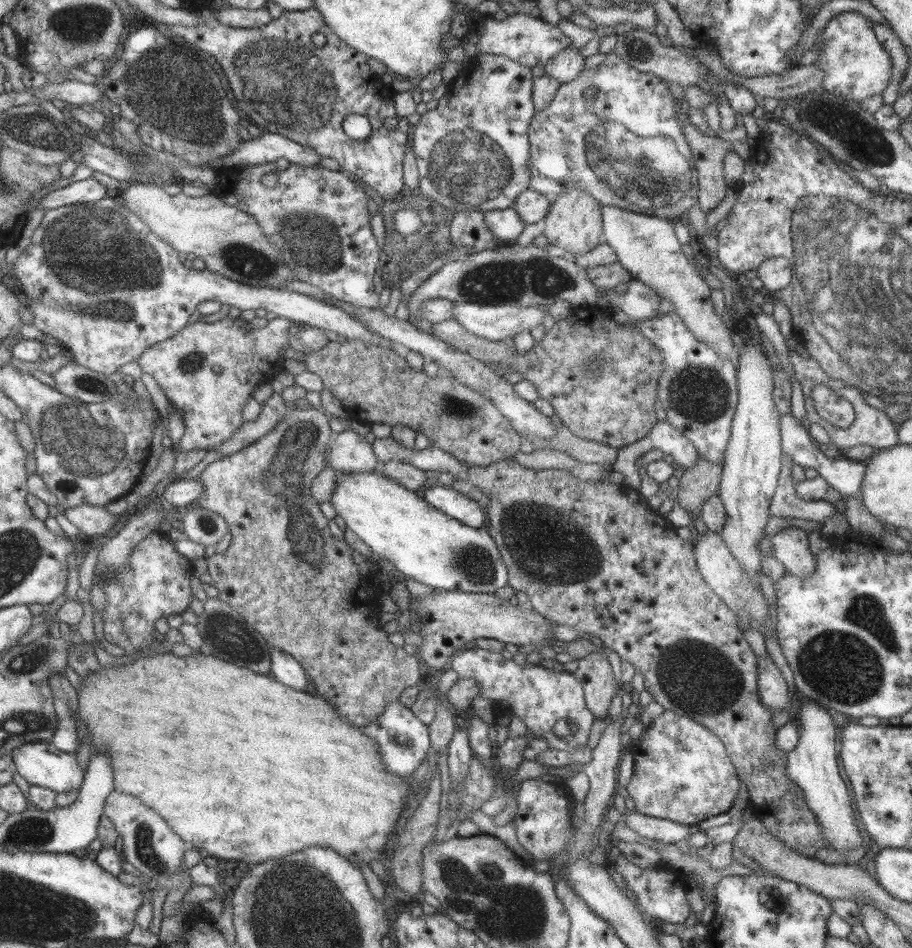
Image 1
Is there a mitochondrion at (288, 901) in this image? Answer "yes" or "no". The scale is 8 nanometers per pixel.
yes

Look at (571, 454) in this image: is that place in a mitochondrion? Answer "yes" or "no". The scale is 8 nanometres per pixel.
no

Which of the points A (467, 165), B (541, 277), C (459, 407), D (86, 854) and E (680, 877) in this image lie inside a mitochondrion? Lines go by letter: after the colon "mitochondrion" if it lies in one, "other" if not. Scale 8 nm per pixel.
A: mitochondrion
B: mitochondrion
C: mitochondrion
D: other
E: other

